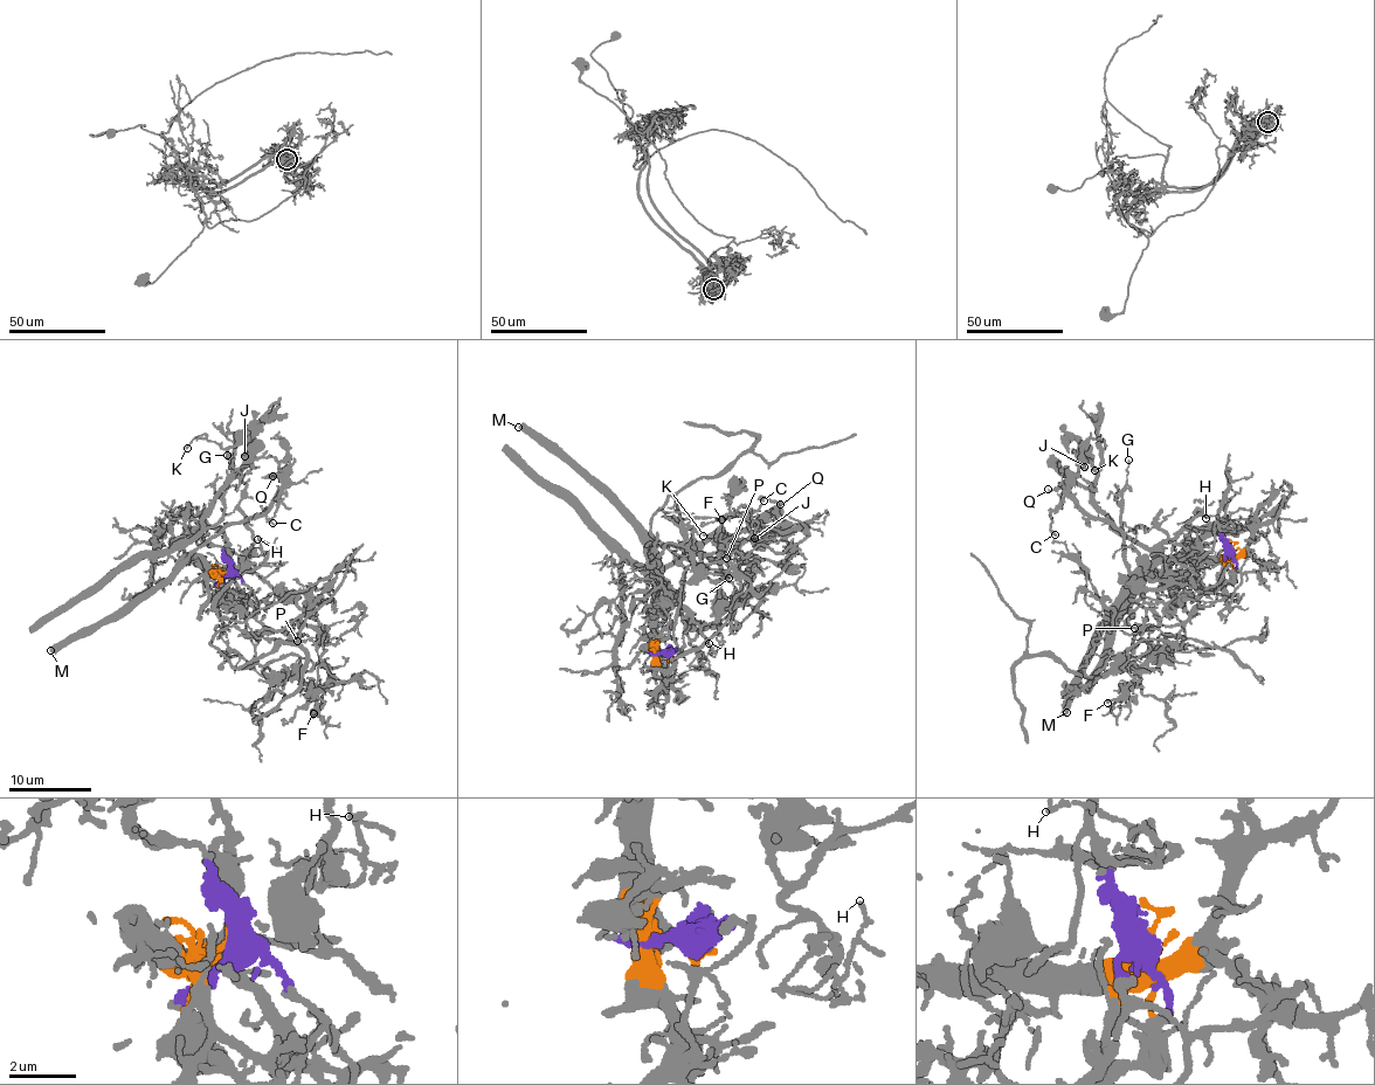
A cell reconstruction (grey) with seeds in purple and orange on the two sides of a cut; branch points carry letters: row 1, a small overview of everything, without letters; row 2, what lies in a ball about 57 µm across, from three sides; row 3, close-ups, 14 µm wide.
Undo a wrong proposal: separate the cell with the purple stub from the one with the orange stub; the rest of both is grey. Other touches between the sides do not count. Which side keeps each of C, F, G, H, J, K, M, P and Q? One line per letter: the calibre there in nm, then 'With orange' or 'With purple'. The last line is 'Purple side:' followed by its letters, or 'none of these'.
C: Thickness 280 nm. With orange
F: Thickness 180 nm. With purple
G: Thickness 120 nm. With orange
H: Thickness 130 nm. With purple
J: Thickness 360 nm. With orange
K: Thickness 140 nm. With orange
M: Thickness 550 nm. With orange
P: Thickness 130 nm. With purple
Q: Thickness 150 nm. With orange
Purple side: F, H, P

